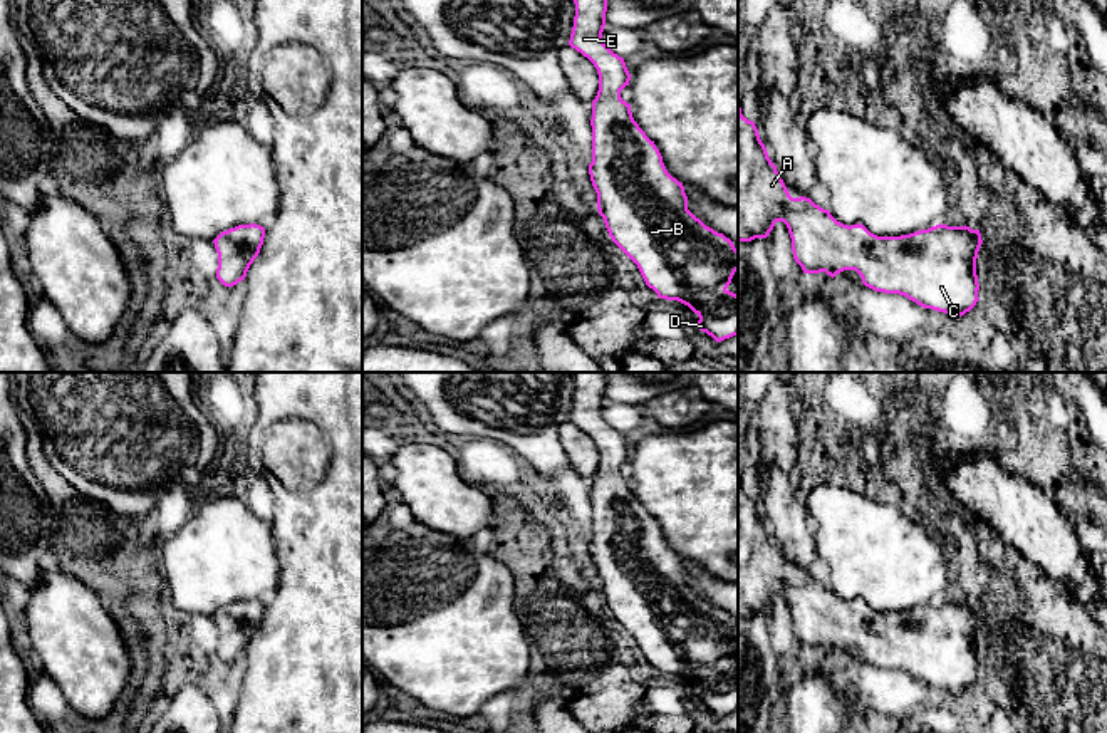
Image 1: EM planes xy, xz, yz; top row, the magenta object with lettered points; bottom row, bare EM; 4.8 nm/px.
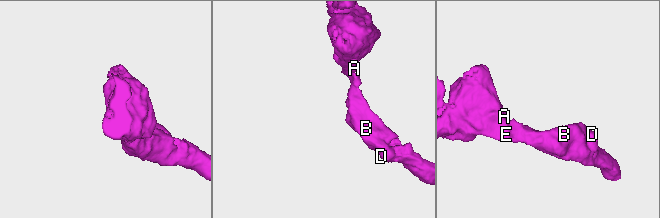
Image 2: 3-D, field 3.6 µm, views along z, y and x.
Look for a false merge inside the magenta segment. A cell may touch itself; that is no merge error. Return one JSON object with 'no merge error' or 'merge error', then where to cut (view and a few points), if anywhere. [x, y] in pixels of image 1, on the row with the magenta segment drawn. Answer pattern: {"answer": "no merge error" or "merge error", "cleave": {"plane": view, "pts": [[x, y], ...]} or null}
{"answer": "no merge error", "cleave": null}

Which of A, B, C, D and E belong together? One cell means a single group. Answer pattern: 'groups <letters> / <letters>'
groups A B C D E

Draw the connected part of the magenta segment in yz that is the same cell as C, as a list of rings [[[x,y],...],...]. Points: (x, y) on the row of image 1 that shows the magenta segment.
[[[738,102],[738,242],[767,238],[783,221],[792,238],[795,262],[803,273],[825,272],[832,278],[855,270],[862,283],[876,292],[899,294],[924,309],[961,317],[978,299],[976,258],[983,243],[980,230],[936,225],[901,237],[877,237],[864,225],[844,225],[810,198],[792,198],[777,166],[768,158],[753,121],[741,114]]]

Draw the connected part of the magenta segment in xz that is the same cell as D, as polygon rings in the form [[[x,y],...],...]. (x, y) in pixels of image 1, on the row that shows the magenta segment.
[[[607,0],[574,3],[569,45],[587,57],[599,74],[599,91],[592,101],[589,174],[609,237],[637,265],[646,285],[659,299],[678,300],[699,317],[699,330],[716,342],[738,335],[738,295],[728,290],[738,270],[738,250],[730,238],[706,226],[688,210],[683,183],[668,173],[654,141],[634,121],[631,104],[621,97],[631,74],[624,59],[602,42]]]

